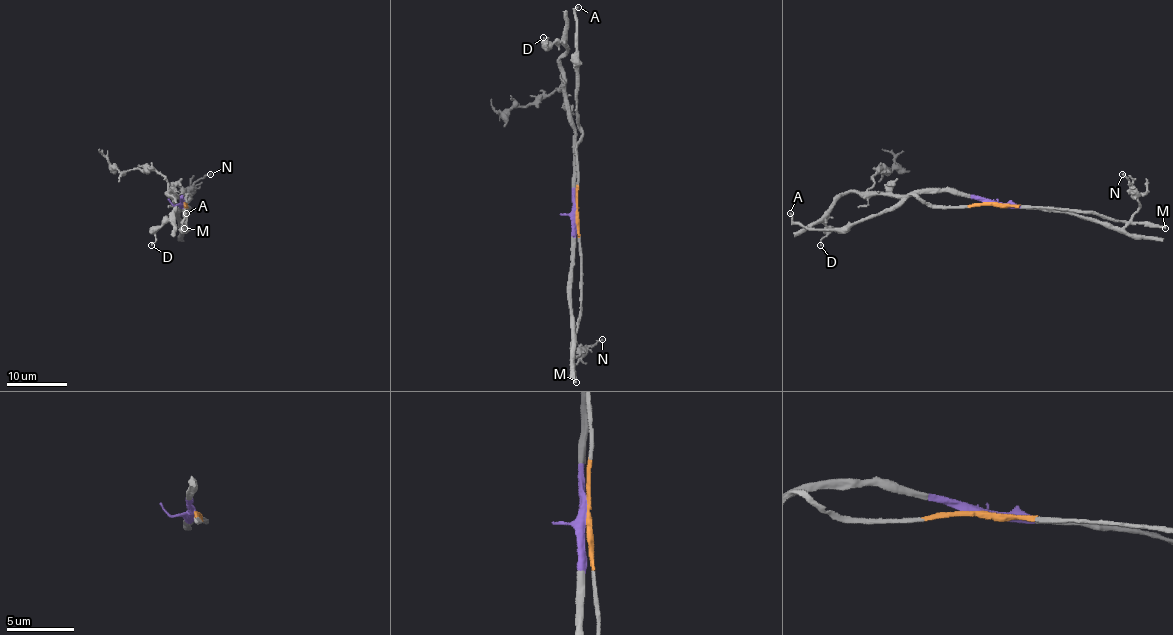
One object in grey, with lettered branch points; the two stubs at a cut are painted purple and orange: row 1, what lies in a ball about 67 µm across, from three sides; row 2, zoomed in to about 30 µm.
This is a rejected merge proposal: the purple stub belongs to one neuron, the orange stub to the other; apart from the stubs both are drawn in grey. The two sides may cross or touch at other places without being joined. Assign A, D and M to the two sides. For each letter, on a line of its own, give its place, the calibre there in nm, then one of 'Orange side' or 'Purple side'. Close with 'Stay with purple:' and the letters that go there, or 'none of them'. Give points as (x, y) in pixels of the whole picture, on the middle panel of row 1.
A: Place: (578, 7). Thickness 170 nm. Orange side
D: Place: (543, 37). Thickness 90 nm. Purple side
M: Place: (576, 382). Thickness 280 nm. Orange side
Stay with purple: D

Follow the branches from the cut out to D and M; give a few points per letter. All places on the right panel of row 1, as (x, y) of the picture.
D: (994, 204), (950, 191), (909, 192), (905, 195), (843, 192), (825, 218), (827, 231), (821, 245)
M: (994, 204), (1076, 209), (1118, 221), (1150, 222), (1165, 228)

